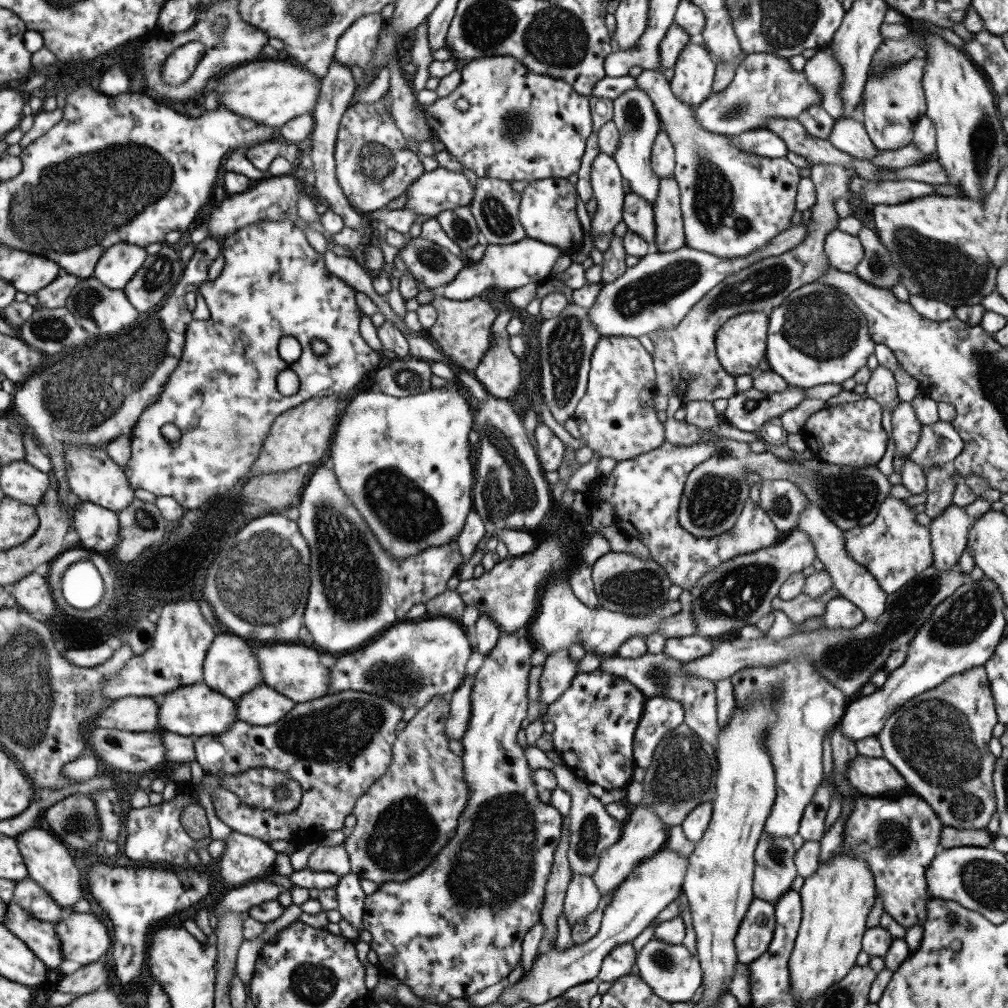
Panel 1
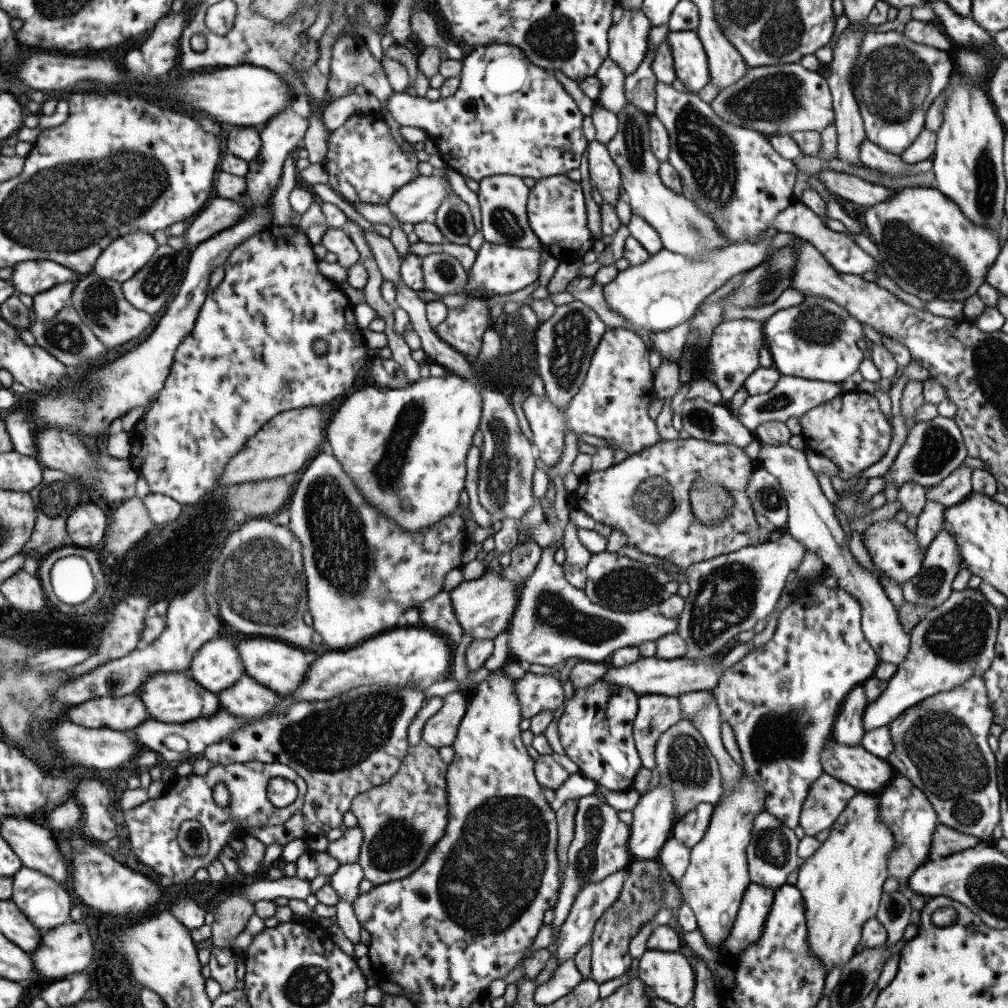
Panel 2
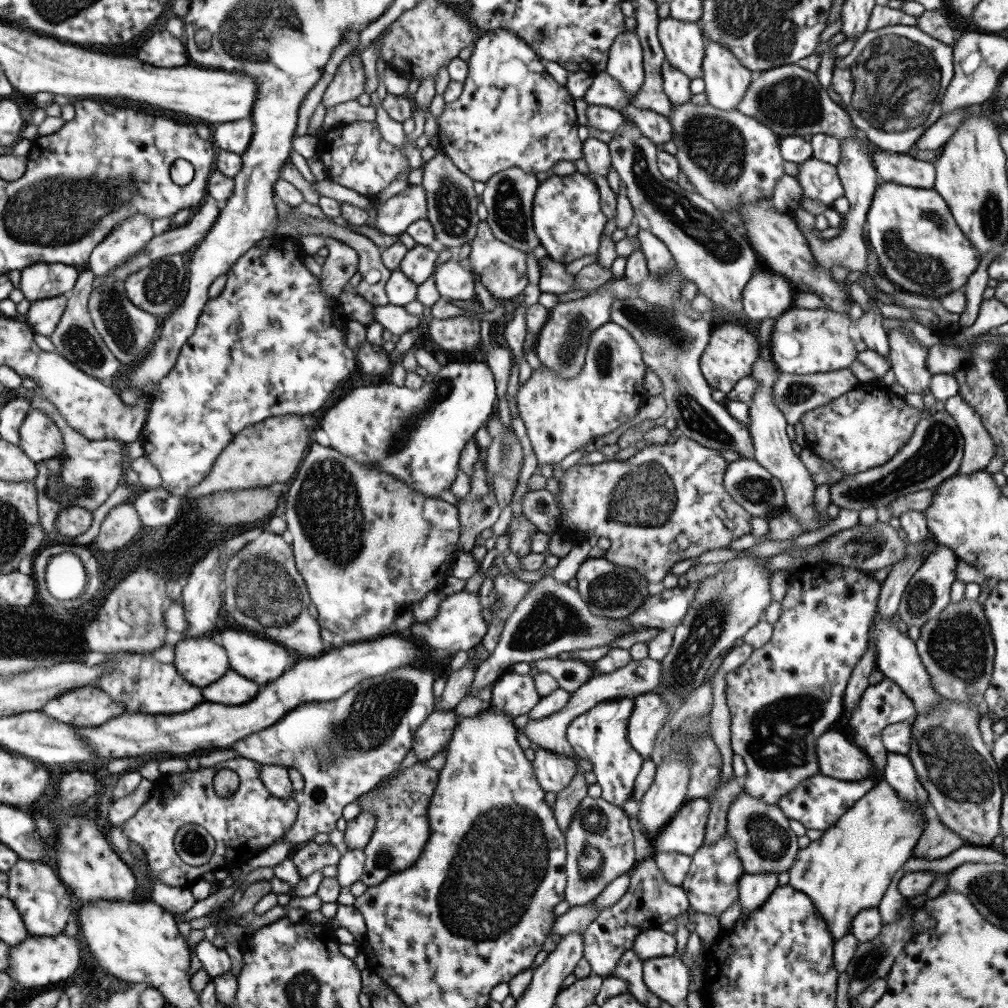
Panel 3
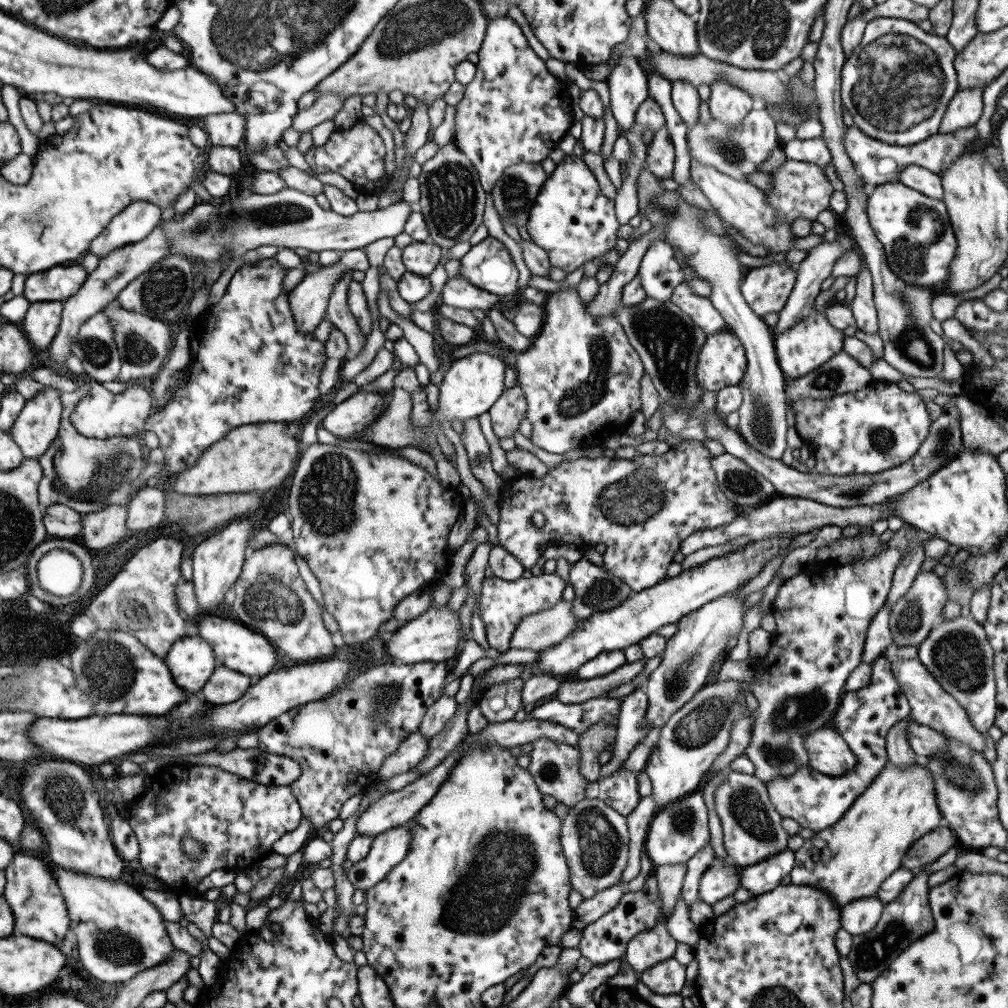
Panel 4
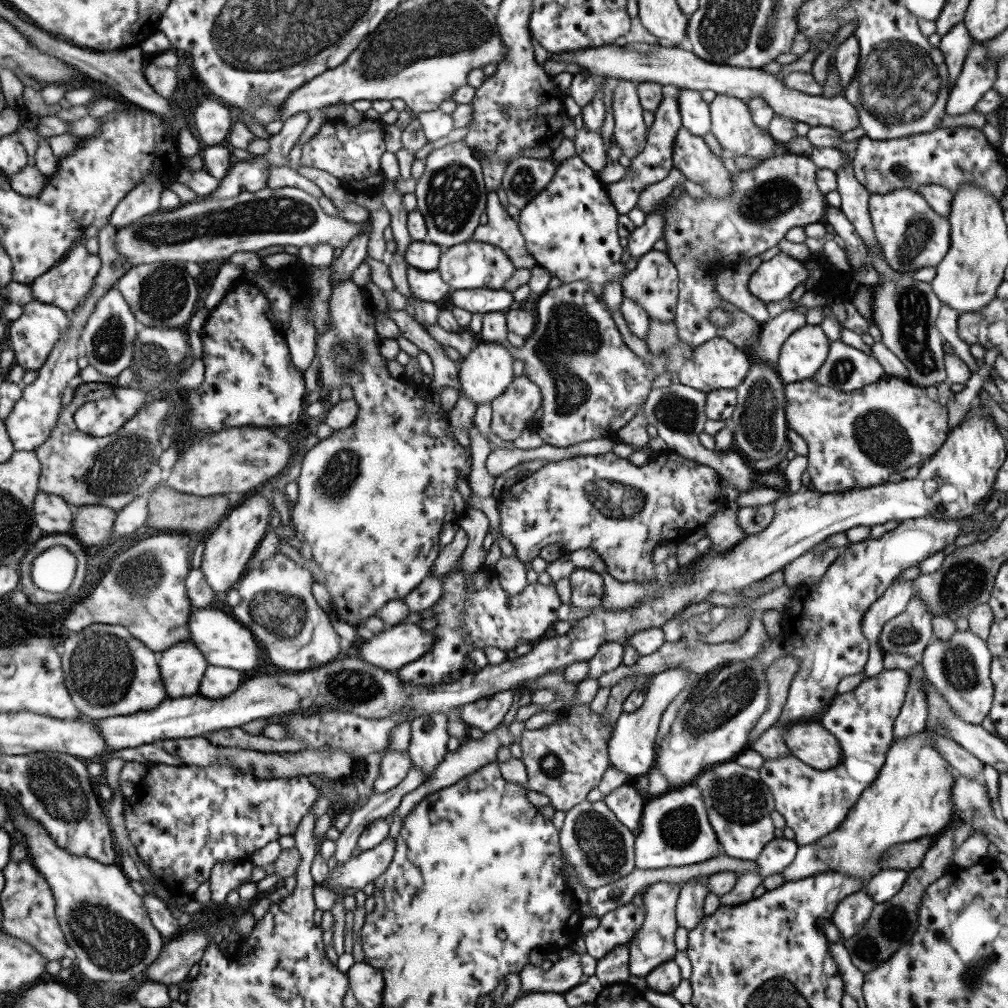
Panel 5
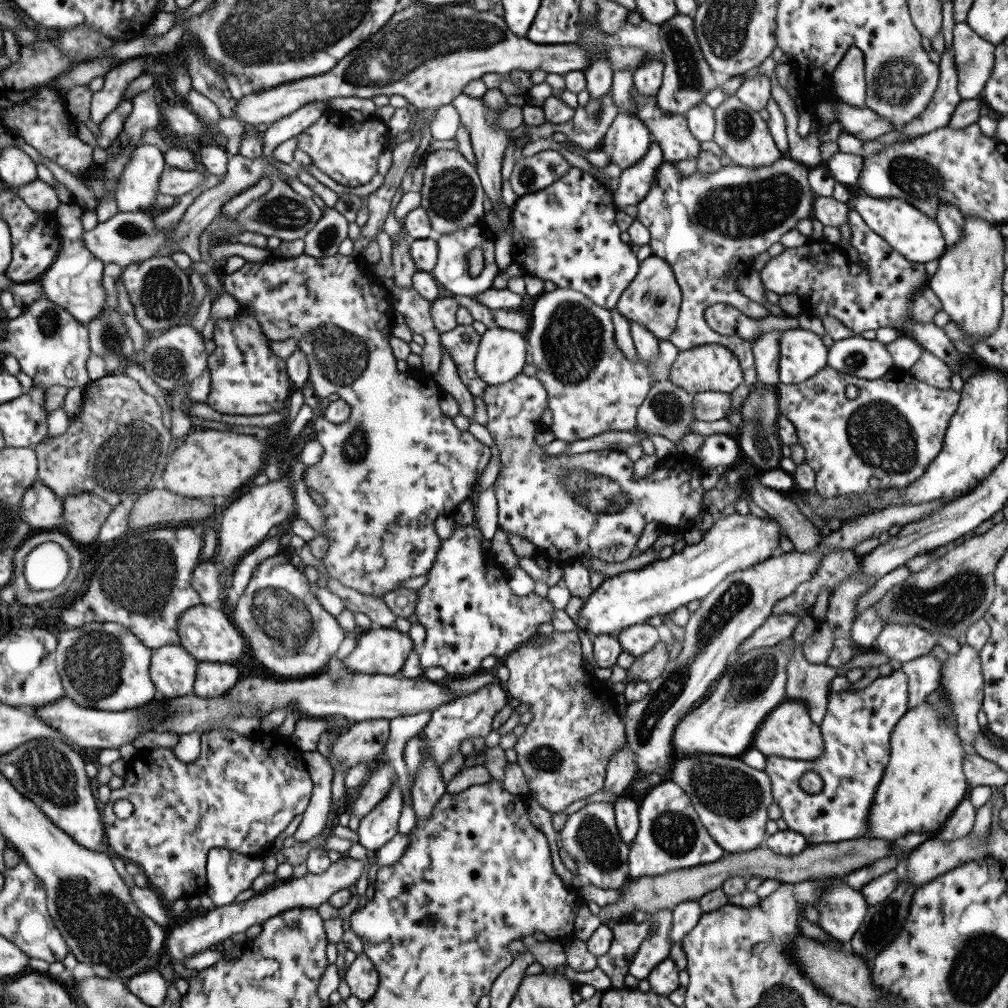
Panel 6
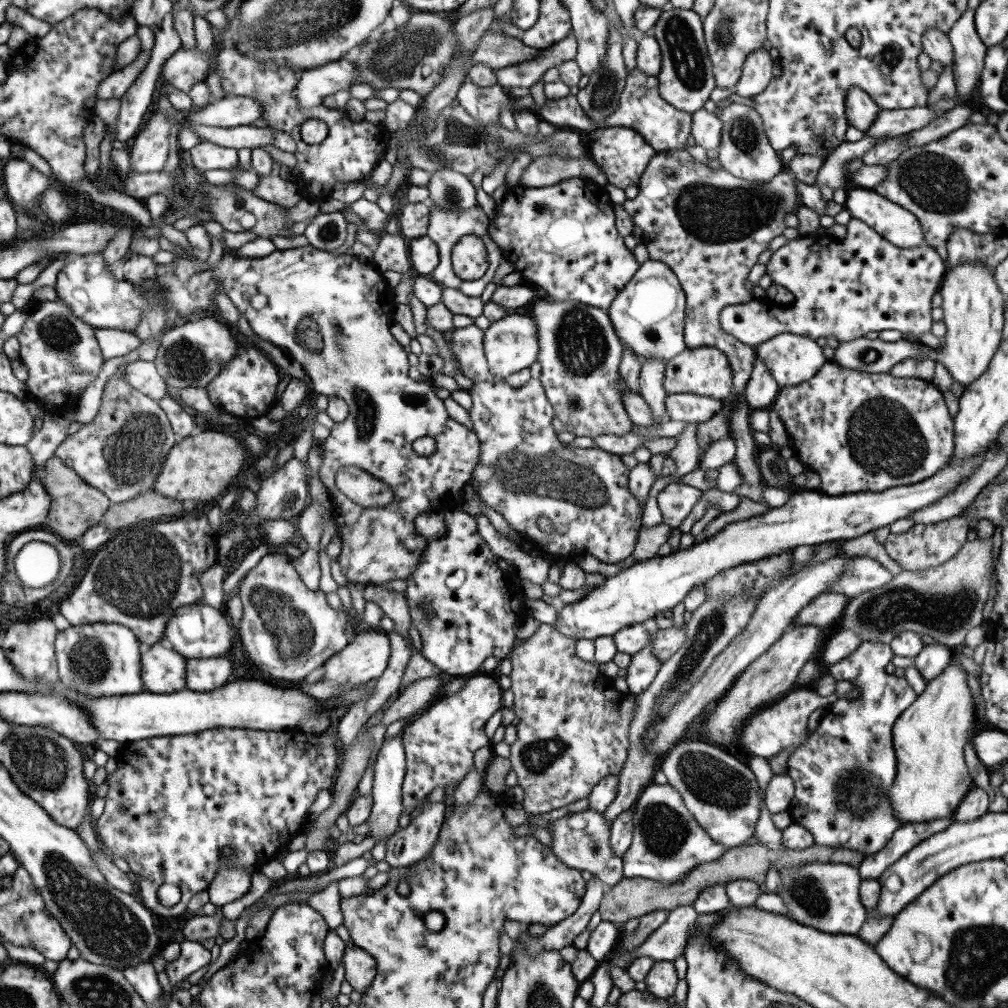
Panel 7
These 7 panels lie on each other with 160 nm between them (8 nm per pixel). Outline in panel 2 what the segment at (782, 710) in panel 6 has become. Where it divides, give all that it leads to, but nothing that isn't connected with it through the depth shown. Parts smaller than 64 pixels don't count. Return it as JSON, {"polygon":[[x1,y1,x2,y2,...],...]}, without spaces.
{"polygon":[[832,738,825,741,825,746,819,753,819,758,823,773,829,774,829,777,835,778,839,782,843,782,851,786,851,788,866,794,873,794,881,790,893,776,893,768,886,760,877,758,860,745,845,746]]}

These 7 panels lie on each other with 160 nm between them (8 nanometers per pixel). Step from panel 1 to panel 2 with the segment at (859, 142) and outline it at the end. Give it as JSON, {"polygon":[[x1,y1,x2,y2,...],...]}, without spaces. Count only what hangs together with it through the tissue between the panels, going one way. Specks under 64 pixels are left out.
{"polygon":[[866,138,859,145,859,163,870,170,889,173,889,175,923,176,925,172,932,169,932,163,929,160,917,162,917,164,905,164,899,155,884,151]]}

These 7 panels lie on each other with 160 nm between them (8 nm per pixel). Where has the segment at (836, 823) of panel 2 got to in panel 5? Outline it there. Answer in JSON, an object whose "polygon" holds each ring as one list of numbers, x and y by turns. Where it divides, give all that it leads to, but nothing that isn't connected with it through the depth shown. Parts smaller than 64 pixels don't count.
{"polygon":[[926,729,892,741,885,753,884,763,877,773,877,778,863,790,855,804,848,809,843,822,833,832,819,840,807,845,798,845,794,859,781,870,779,876,785,881,794,881,815,873,833,871,861,879,862,884,865,884,874,874,885,868,883,856,890,846,911,842,923,836,936,836,950,825,954,820,950,793,954,773,954,768,931,746,930,734]]}

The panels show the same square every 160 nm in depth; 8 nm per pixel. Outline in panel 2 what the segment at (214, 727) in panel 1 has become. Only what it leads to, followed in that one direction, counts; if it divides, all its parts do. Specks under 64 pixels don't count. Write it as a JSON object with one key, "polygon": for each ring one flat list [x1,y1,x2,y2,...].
{"polygon":[[163,672,149,676,139,686,137,695,141,698,147,716,164,723,189,722,199,717,208,717,222,708,216,693,205,690,186,673,181,674,181,672]]}

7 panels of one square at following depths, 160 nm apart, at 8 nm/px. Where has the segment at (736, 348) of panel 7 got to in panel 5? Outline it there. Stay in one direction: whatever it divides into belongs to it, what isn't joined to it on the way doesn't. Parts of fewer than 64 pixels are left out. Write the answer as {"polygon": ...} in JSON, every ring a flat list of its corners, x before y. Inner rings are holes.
{"polygon":[[784,152,782,155,764,159,762,163,757,164,751,170,730,174,730,195,726,197,707,195,697,201,685,192,676,199,667,195,660,200,653,211,659,206,664,206,662,239,665,242,667,258,673,263,678,276,677,305,673,318,678,338,691,348,699,346,711,338,725,338,743,350,744,342,760,328,760,324,746,312,721,300,714,289,716,284,712,279,720,272,727,270,731,266,731,262,739,263,739,260,744,260,745,254,757,256,768,248,773,248,790,228,821,222,826,207,824,195,836,189,836,186,836,174,833,171,817,169,807,157],[717,308,731,314,731,322,727,323,725,327,715,327,712,322,708,321,709,311]]}

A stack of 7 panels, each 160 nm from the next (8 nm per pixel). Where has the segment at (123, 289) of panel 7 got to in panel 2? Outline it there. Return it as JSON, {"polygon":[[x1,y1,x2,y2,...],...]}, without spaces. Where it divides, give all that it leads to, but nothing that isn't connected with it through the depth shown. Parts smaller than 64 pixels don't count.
{"polygon":[[53,261,18,262,11,268,10,282,15,290,27,296,45,292,57,284,75,280,72,270]]}

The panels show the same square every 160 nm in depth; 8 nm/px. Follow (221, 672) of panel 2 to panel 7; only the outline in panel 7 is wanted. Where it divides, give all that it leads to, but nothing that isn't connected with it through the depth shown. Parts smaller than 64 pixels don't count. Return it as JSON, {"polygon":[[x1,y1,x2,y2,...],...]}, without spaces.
{"polygon":[[161,643,143,646,140,652,141,682,145,690,169,694,184,688,186,659]]}

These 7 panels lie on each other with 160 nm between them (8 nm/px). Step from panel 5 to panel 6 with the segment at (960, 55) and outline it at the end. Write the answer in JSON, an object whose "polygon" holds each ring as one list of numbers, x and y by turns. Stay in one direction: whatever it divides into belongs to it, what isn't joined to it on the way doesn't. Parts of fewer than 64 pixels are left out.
{"polygon":[[951,46,949,50,945,49,940,57,938,84,931,101,913,120,906,122,899,128,900,135,894,142,905,142,939,127,945,127,957,104,959,104,957,69,955,69,955,63,953,63]]}

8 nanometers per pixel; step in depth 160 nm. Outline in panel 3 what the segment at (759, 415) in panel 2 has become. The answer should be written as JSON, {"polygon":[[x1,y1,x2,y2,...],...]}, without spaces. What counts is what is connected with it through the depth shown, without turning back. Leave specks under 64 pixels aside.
{"polygon":[[849,367,806,375,777,373,772,386,773,404,783,413,787,424,795,425,804,412,831,402,834,398,849,392,856,384,858,381,849,371]]}

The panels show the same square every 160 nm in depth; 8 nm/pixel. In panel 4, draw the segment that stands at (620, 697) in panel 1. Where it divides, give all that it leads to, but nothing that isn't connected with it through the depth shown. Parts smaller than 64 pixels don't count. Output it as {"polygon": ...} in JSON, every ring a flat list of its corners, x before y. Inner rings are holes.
{"polygon":[[605,696,585,700,579,704,563,704,555,698,539,704,529,711,527,716,537,720,550,720,562,724,580,735,594,722,605,721,614,727,618,715,619,699,607,699],[620,767,600,778,597,798,626,817,637,806,640,798,637,792,636,773,623,771]]}

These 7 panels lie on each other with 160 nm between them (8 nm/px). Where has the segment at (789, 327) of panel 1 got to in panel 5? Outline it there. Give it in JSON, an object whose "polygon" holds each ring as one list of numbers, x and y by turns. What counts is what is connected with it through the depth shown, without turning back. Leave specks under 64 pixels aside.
{"polygon":[[805,324,794,330,781,345,775,368,778,377,785,384,813,377,816,370,826,359,829,343,819,325]]}

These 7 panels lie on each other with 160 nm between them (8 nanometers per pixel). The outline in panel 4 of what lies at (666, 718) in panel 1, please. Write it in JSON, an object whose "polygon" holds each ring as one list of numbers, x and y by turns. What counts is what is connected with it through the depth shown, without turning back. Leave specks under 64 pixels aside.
{"polygon":[[635,688,620,702,616,716,612,757,606,767,600,767,601,776,609,775,617,770,629,752,646,736,649,728,643,727,643,724,647,707,646,694,642,688]]}

